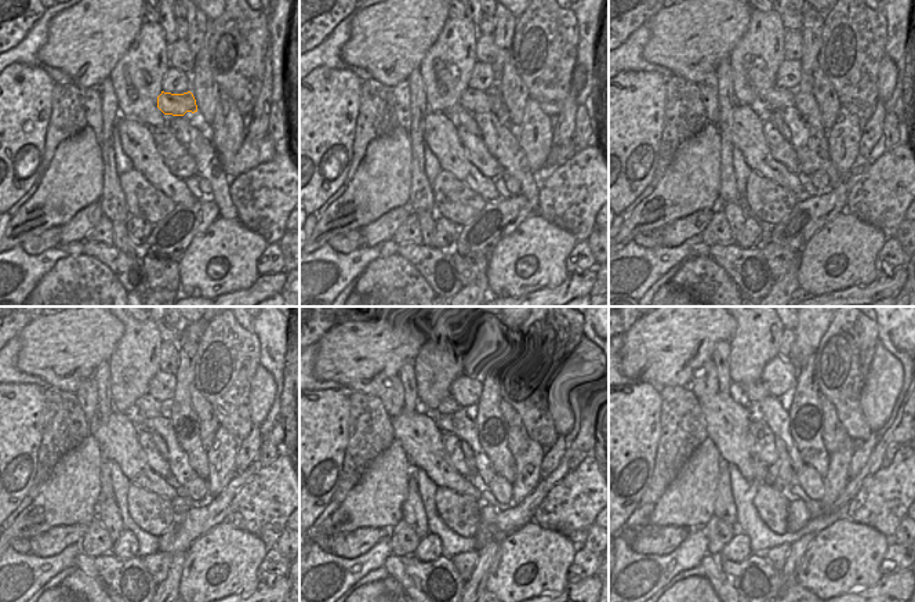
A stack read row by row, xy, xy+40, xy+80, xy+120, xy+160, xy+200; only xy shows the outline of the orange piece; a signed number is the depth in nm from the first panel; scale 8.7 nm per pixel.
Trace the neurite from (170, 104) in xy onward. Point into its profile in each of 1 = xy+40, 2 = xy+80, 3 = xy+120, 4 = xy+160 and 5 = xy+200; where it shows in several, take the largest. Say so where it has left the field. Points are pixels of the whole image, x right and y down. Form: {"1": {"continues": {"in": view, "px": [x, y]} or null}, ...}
{"1": {"continues": {"in": "xy+40", "px": [472, 100]}}, "2": {"continues": {"in": "xy+80", "px": [777, 98]}}, "3": {"continues": {"in": "xy+120", "px": [146, 405]}}, "4": {"continues": {"in": "xy+160", "px": [449, 405]}}, "5": {"continues": {"in": "xy+200", "px": [747, 391]}}}

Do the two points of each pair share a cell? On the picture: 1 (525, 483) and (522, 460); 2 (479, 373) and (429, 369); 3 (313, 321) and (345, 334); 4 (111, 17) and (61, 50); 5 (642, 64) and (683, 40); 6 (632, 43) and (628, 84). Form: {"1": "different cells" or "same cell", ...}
{"1": "same cell", "2": "different cells", "3": "different cells", "4": "same cell", "5": "different cells", "6": "different cells"}

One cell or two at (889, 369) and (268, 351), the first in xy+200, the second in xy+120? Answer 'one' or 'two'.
two

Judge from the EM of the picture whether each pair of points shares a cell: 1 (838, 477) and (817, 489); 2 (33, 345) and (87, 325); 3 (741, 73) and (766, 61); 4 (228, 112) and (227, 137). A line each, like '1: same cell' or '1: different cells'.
1: different cells
2: same cell
3: same cell
4: same cell

